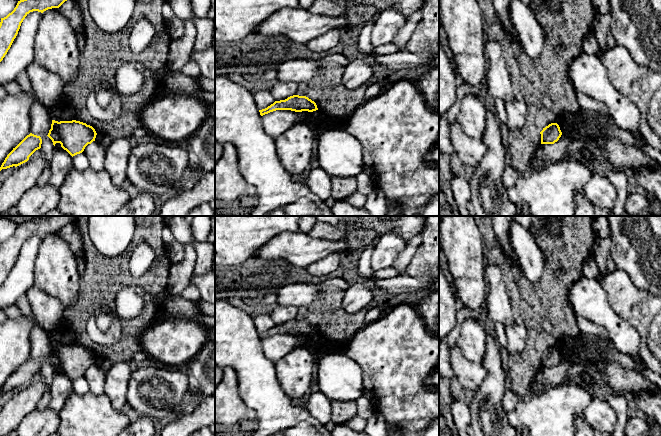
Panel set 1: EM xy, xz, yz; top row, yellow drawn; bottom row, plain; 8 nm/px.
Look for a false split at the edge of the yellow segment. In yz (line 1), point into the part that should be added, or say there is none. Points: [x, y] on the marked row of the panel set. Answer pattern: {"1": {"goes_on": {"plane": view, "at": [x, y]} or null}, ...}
{"1": {"goes_on": null}}

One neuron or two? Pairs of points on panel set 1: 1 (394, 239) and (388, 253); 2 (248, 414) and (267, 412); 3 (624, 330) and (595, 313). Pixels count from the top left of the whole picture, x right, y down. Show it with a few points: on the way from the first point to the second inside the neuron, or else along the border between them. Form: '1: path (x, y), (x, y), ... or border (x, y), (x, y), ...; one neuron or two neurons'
1: path (392, 242), (388, 250); one neuron
2: border (240, 395), (241, 399), (255, 413), (256, 418); two neurons
3: path (617, 328), (602, 314); one neuron

